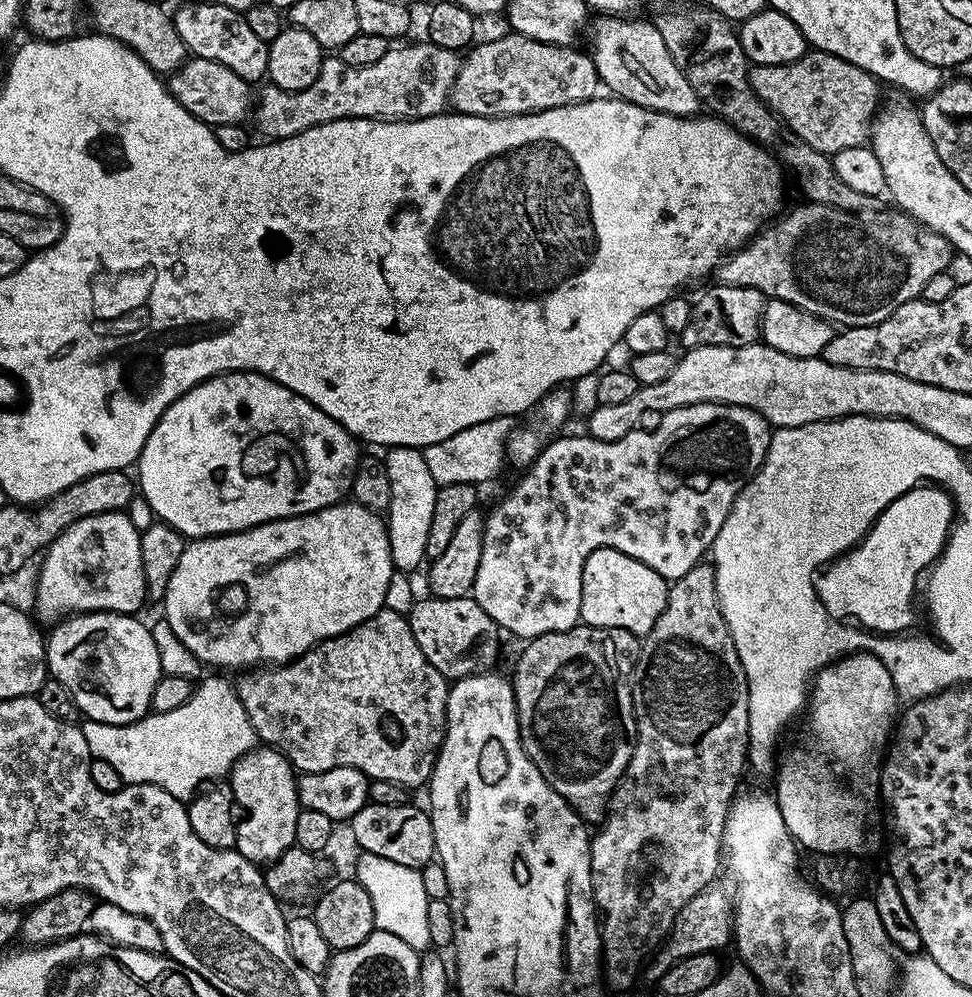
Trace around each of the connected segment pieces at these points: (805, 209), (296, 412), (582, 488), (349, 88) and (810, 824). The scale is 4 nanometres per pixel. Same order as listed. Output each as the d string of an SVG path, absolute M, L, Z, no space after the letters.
M800 202L797 208L765 224L744 247L731 253L719 265L719 283L750 286L765 298L790 302L833 326L874 326L890 318L898 306L917 299L930 278L949 271L948 263L954 257L954 249L945 236L932 232L899 210L891 211L857 214L825 204Z
M224 372L220 376L211 376L203 380L198 386L182 394L158 418L154 430L150 430L150 438L146 438L146 446L142 450L138 461L140 480L138 476L138 492L144 495L148 508L153 512L155 519L161 524L168 524L178 530L185 538L200 540L203 536L221 536L231 532L241 532L271 520L281 520L291 516L301 516L329 508L332 504L339 504L351 493L352 476L356 472L356 465L360 463L361 453L356 453L358 441L348 433L341 424L330 414L326 414L318 406L314 406L306 398L294 394L286 386L274 382L270 377L257 372Z
M695 404L663 413L660 417L660 425L652 432L637 430L626 434L626 438L620 441L602 442L587 434L561 435L553 439L540 451L540 456L533 462L532 467L521 475L524 477L513 486L512 493L501 502L500 508L487 513L482 538L482 562L478 562L478 574L474 574L474 586L470 593L472 599L478 602L478 606L482 606L482 610L486 610L486 614L490 614L497 629L505 633L513 632L514 635L521 636L521 641L527 642L542 634L565 632L576 627L580 620L580 599L582 598L580 575L586 558L594 550L613 548L622 554L630 554L630 558L638 558L638 562L646 562L650 570L658 570L658 574L662 574L662 578L669 582L682 578L686 570L690 570L705 559L714 538L722 530L722 522L726 522L730 514L736 495L744 489L745 484L749 484L764 465L764 455L768 453L768 443L772 440L772 433L773 429L768 421L749 408L729 404Z
M423 42L424 44L408 44L405 48L396 48L400 46L389 47L386 54L382 54L382 58L378 58L378 62L374 62L374 66L346 66L346 62L342 62L339 55L325 55L324 61L320 63L318 70L318 78L314 78L314 82L310 82L310 86L306 86L306 90L282 90L278 86L274 86L268 82L263 85L264 89L257 91L254 96L254 120L256 116L256 124L265 132L268 140L281 140L282 138L290 138L294 134L302 134L302 130L310 130L314 126L322 126L326 122L334 122L335 120L349 120L350 118L366 118L367 120L417 120L418 118L426 118L427 116L439 116L449 107L452 87L454 86L454 78L460 69L461 57L455 52L446 50L442 46L431 42Z
M853 652L846 656L841 656L832 664L827 664L816 673L811 685L810 695L806 701L806 717L808 716L808 744L812 747L812 752L803 752L796 748L784 761L779 761L776 776L776 790L774 797L777 802L778 810L782 812L783 821L786 829L789 830L793 839L801 849L809 848L812 852L820 852L824 858L860 858L864 856L876 844L876 803L881 803L880 795L880 769L884 762L884 757L890 747L890 741L894 735L894 729L898 723L898 713L901 711L902 701L896 694L894 678L890 678L890 670L877 656L869 652Z

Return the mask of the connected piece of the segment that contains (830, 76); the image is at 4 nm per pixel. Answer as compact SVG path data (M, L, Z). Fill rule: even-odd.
M809 50L802 58L778 66L752 64L748 77L756 97L814 150L835 157L837 152L869 143L872 118L882 103L882 84L866 70L829 52Z

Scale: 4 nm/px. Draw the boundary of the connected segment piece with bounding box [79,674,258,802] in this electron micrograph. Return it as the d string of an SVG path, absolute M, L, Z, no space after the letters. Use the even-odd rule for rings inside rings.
M220 674L212 675L216 676L205 675L195 685L192 697L178 706L178 710L152 712L141 720L135 720L133 724L111 724L85 719L79 727L82 738L86 738L89 757L110 762L110 766L118 770L125 785L153 784L166 790L166 794L174 794L174 798L191 801L201 786L227 777L238 758L258 744L256 731L254 726L250 726L250 718L246 718L246 710L238 698L233 681L223 680Z

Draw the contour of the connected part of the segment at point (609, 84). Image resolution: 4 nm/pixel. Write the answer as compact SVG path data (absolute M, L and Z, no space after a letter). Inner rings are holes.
M600 14L591 21L590 55L603 87L609 88L613 97L634 102L655 112L675 116L697 115L702 108L698 94L670 56L662 36L652 22L634 19L623 15Z

